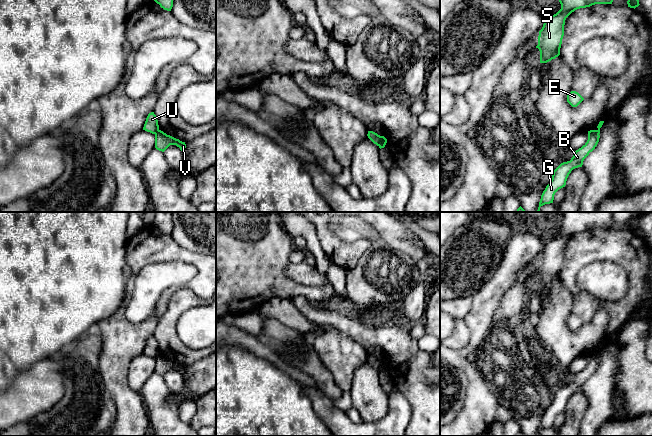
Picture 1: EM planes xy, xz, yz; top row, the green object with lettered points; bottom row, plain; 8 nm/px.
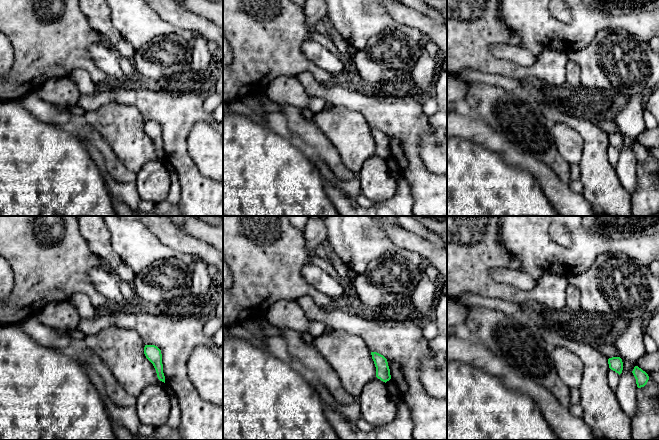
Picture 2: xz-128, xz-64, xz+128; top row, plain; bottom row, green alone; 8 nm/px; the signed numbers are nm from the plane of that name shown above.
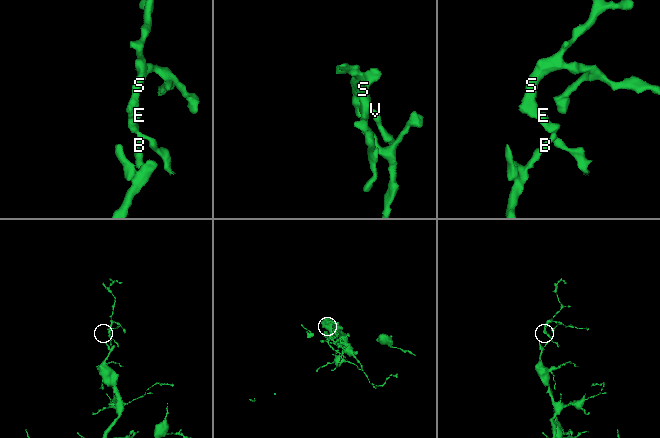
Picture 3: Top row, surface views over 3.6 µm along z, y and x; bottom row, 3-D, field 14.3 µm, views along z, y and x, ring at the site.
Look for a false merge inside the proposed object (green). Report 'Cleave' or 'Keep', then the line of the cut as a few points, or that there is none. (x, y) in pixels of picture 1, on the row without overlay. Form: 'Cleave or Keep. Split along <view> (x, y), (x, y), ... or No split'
Cleave. Split along xy (158, 353), (155, 358)

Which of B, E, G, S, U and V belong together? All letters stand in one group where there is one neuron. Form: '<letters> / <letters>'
B G V / E S U

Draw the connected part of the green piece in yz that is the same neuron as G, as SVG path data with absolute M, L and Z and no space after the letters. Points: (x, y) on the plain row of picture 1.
M599 354L588 355L587 366L581 372L575 375L570 385L561 387L553 395L552 403L541 419L537 436L540 436L541 430L553 427L555 417L559 413L565 411L567 402L571 397L571 395L575 392L582 391L584 383L597 370L600 362L599 358L600 358Z

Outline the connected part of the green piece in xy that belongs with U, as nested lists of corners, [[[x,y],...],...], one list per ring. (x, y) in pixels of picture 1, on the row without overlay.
[[[154,336],[148,338],[143,354],[156,358],[159,354],[158,344]]]

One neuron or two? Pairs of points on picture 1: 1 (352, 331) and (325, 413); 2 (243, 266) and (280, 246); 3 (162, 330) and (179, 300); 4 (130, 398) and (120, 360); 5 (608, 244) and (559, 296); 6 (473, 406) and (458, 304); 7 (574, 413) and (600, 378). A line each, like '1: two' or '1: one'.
1: two
2: one
3: one
4: one
5: two
6: two
7: two

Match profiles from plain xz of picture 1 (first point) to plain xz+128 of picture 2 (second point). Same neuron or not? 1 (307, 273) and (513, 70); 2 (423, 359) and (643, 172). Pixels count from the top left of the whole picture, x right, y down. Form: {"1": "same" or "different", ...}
{"1": "different", "2": "same"}

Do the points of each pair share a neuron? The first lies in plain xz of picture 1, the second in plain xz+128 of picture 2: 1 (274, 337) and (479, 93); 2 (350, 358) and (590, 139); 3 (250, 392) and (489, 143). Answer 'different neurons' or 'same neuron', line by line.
1: same neuron
2: different neurons
3: different neurons

